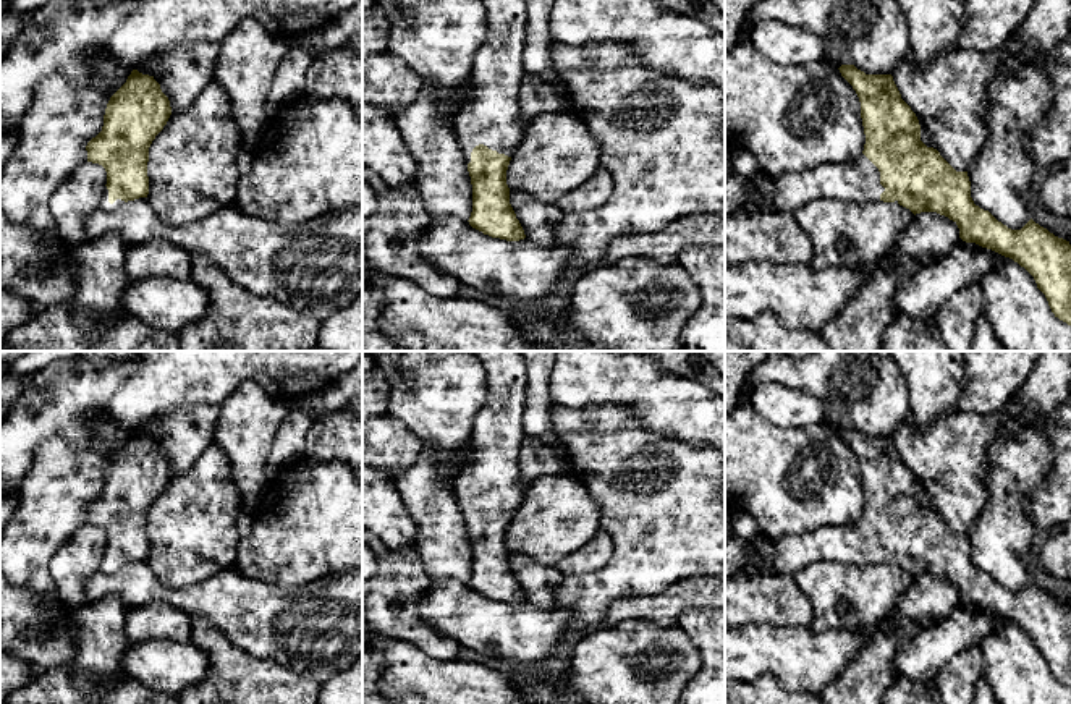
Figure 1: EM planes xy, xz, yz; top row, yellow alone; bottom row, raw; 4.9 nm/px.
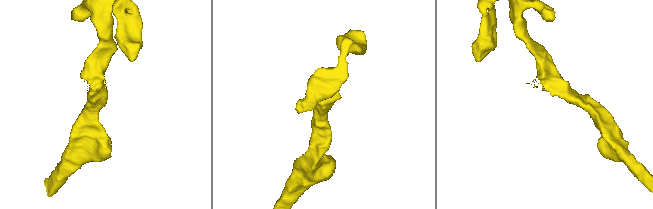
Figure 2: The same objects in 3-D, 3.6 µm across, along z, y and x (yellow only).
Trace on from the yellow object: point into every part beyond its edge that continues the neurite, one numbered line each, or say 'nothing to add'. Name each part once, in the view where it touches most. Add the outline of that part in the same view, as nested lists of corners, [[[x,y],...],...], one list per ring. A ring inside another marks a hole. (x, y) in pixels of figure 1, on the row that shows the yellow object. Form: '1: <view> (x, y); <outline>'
1: xz (491, 117); [[[482,0],[482,3],[489,32],[472,60],[469,79],[474,92],[453,118],[453,129],[466,163],[471,162],[471,152],[479,144],[513,157],[524,139],[519,87],[524,78],[527,2]]]

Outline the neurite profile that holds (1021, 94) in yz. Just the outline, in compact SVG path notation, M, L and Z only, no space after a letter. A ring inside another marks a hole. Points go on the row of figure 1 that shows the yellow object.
M1034 45L1006 52L988 100L990 136L967 170L971 197L1008 228L1021 230L1032 217L1029 188L1035 172L1024 144L1053 102L1052 58Z

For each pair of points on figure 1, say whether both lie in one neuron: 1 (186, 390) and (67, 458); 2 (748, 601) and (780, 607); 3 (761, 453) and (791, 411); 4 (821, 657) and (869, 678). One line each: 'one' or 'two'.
1: two
2: one
3: two
4: two

